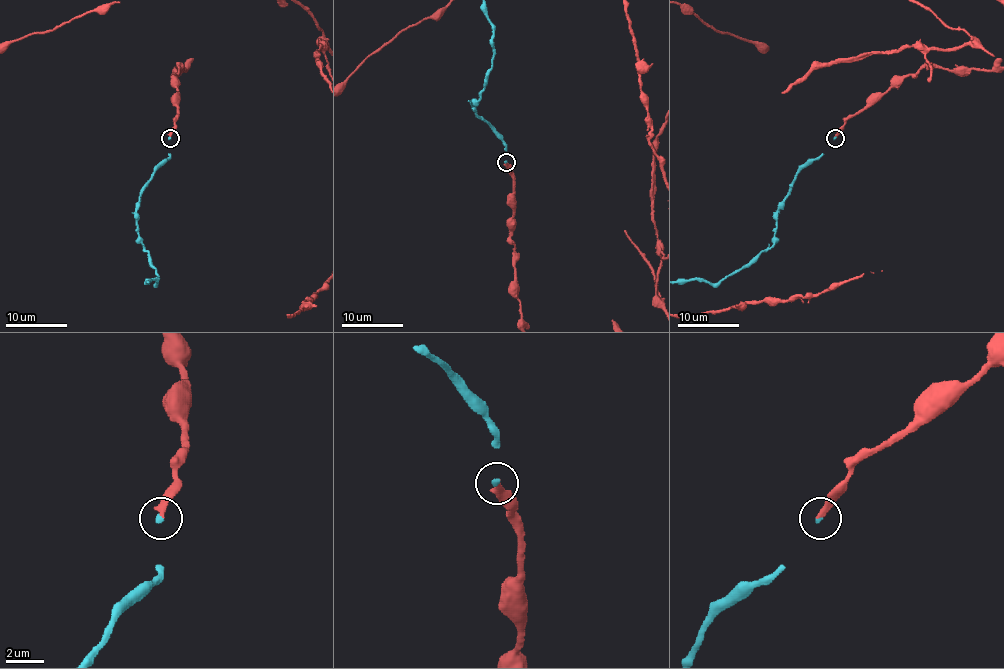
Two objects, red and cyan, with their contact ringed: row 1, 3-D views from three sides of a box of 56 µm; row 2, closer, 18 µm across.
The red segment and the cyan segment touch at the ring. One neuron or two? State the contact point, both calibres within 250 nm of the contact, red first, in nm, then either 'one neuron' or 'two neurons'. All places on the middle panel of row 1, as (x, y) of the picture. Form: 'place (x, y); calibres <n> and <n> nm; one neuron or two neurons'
place (506, 162); calibres 360 and 200 nm; one neuron

